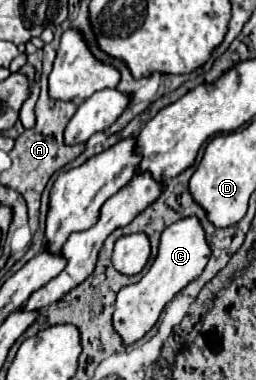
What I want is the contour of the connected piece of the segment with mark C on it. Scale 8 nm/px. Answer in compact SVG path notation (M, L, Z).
M184 218L174 222L172 226L164 228L158 244L158 256L150 270L144 274L144 278L132 286L126 286L118 292L116 306L114 306L114 316L112 316L112 326L122 338L124 346L130 346L138 342L158 320L160 312L164 306L192 280L196 280L210 258L210 246L206 244L204 230L198 222L198 218Z

